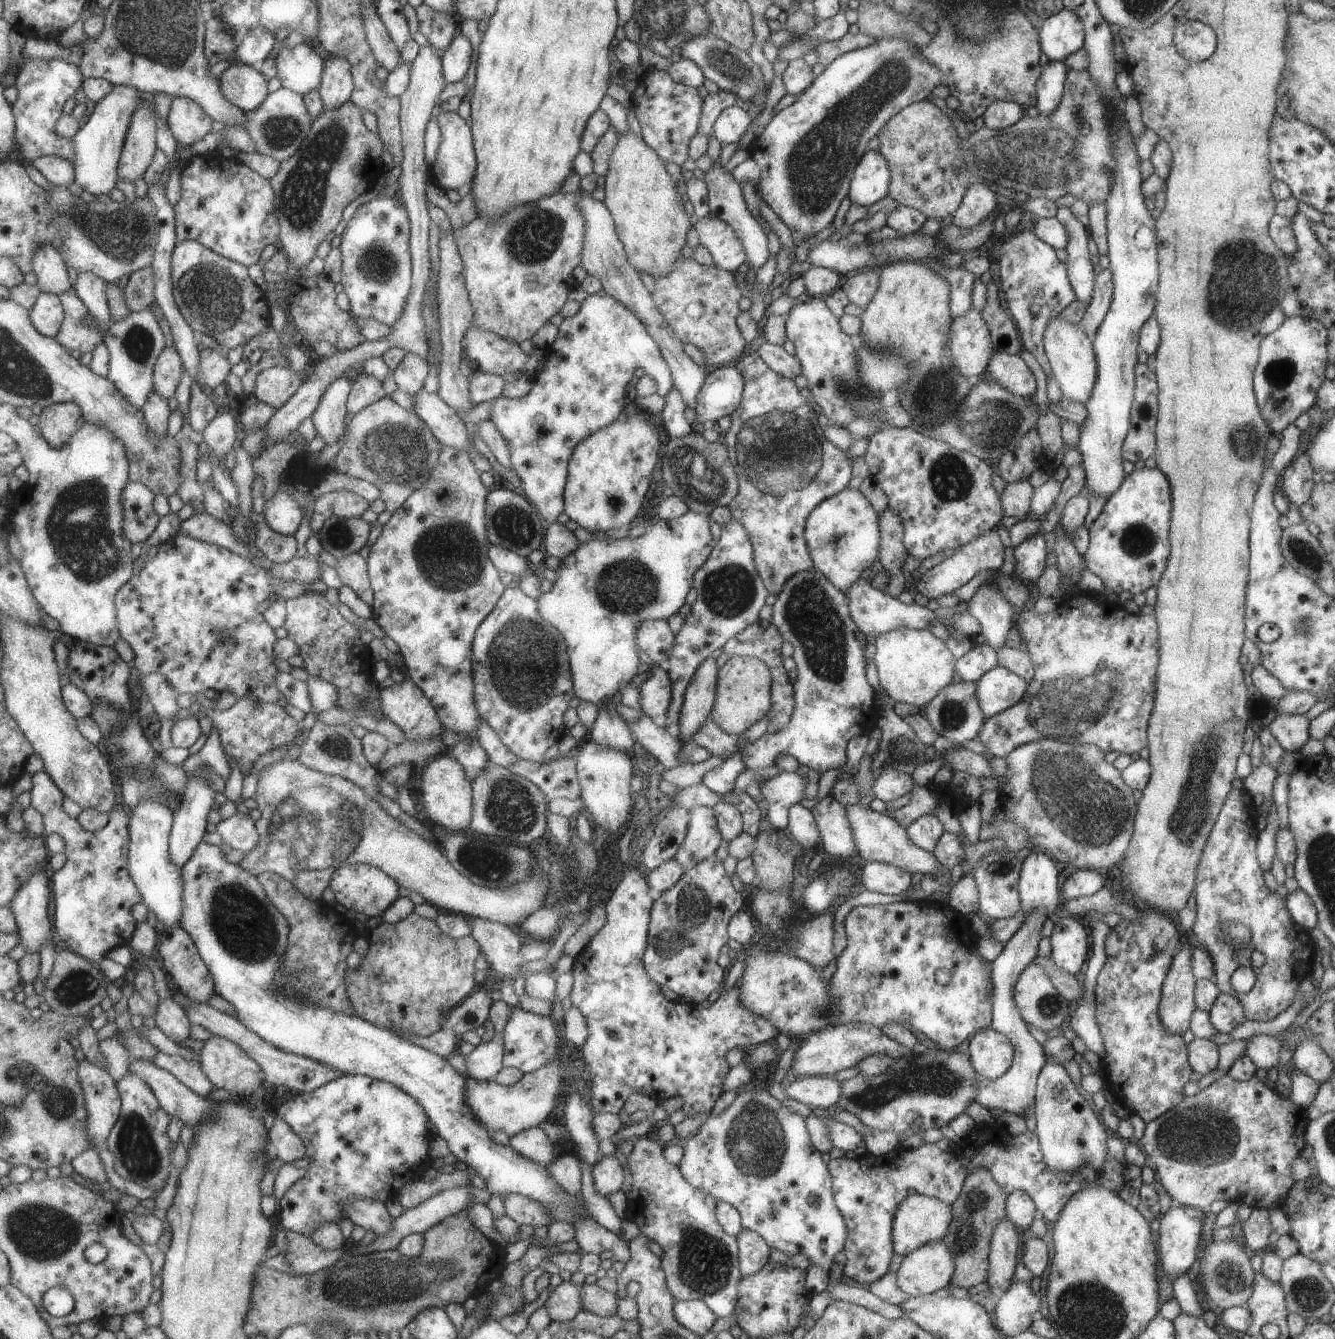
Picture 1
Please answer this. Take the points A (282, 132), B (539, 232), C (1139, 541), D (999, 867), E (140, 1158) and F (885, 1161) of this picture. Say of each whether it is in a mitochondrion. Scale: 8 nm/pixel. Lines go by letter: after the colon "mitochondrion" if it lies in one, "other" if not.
A: mitochondrion
B: mitochondrion
C: mitochondrion
D: mitochondrion
E: mitochondrion
F: other

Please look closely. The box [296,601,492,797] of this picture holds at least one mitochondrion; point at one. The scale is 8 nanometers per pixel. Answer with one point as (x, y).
(335, 746)

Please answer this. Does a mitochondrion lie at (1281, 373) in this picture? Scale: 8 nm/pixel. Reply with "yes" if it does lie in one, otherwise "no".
yes

